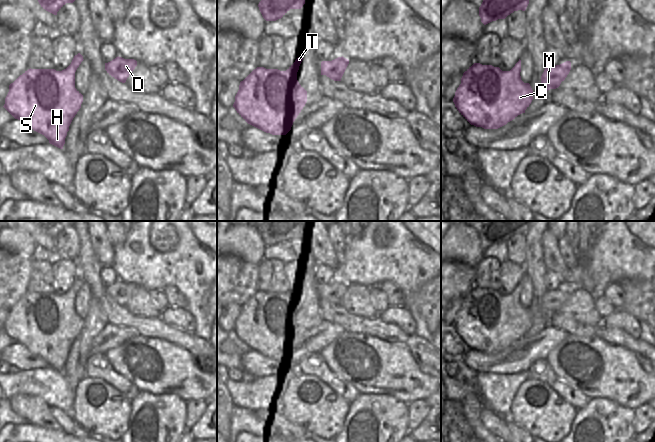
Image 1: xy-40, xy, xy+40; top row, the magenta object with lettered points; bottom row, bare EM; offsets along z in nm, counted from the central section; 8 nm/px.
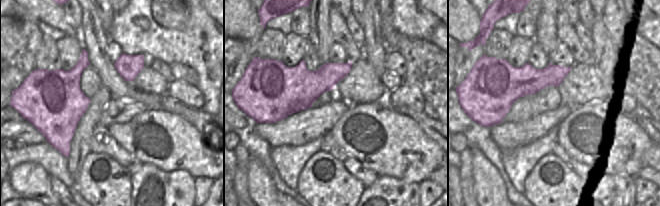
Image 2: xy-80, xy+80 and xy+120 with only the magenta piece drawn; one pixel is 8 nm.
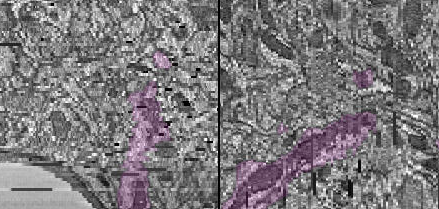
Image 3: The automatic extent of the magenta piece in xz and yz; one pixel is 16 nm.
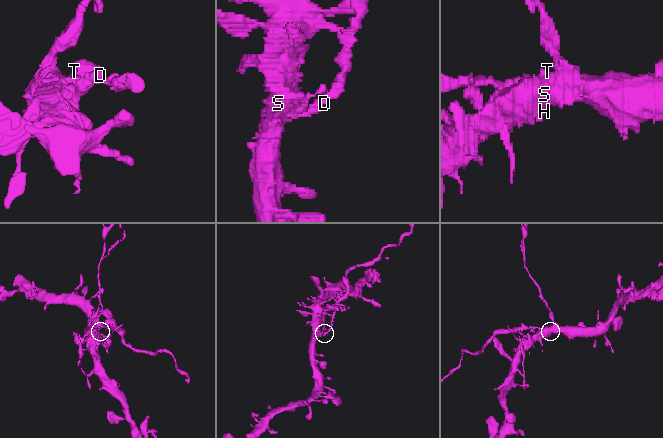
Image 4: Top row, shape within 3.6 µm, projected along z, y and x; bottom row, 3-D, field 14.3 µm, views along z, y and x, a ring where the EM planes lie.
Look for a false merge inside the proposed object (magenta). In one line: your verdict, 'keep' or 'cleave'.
cleave

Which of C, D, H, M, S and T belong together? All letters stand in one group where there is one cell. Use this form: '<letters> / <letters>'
C D M T / H S

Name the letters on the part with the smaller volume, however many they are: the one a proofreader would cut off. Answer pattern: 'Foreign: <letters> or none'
Foreign: C, D, M, T

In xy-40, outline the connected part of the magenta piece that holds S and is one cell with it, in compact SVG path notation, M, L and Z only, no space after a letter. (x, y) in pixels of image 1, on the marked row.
M14 81L9 85L3 107L15 119L44 135L50 144L63 149L67 131L59 126L58 117L48 117L44 112L51 107L46 100L54 99L54 92L58 90L54 83L42 83L40 87L25 84L22 89L18 89L17 82Z

